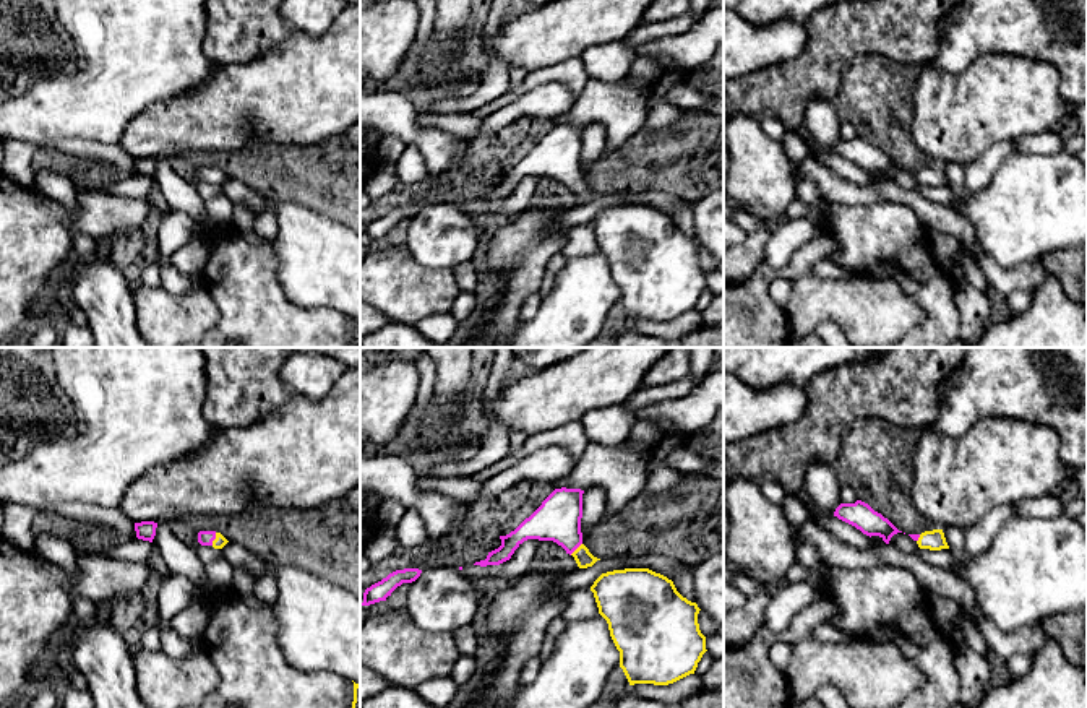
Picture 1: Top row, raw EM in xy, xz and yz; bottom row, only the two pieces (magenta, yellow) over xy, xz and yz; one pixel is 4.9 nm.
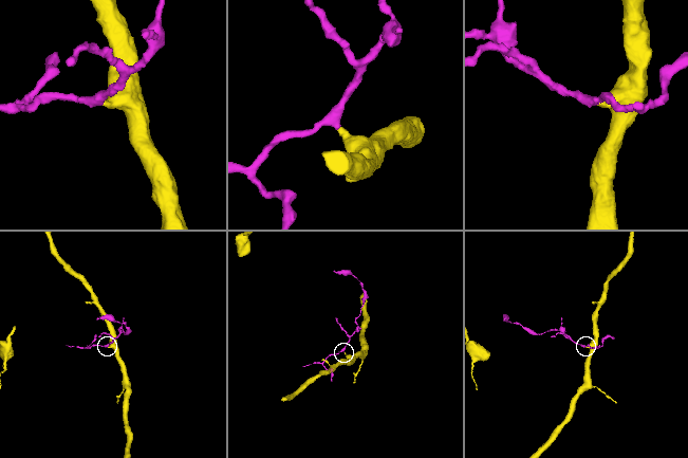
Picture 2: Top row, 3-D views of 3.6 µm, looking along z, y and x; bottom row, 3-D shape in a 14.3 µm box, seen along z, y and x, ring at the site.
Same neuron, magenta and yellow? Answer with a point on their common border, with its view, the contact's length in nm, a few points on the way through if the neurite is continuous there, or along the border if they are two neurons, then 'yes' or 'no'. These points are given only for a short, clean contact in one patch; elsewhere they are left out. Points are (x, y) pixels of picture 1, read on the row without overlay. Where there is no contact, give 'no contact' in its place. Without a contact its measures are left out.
meets magenta in xy at (214, 174); contact 70 nm long; runs through xy (205, 174), (214, 174), (219, 177); yes

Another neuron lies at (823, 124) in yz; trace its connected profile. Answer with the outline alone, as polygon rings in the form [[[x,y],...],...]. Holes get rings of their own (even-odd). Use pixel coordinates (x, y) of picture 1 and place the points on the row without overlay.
[[[813,99],[806,106],[806,130],[819,151],[834,153],[836,145],[842,140],[834,104]]]

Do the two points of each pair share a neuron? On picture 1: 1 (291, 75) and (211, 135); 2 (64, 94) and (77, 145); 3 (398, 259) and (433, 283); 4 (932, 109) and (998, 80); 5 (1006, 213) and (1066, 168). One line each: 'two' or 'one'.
1: one
2: two
3: one
4: one
5: one

